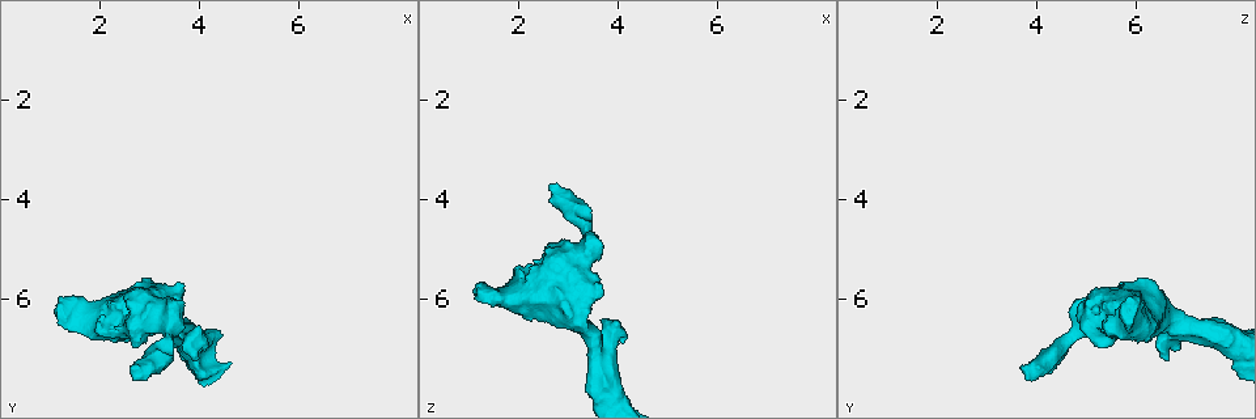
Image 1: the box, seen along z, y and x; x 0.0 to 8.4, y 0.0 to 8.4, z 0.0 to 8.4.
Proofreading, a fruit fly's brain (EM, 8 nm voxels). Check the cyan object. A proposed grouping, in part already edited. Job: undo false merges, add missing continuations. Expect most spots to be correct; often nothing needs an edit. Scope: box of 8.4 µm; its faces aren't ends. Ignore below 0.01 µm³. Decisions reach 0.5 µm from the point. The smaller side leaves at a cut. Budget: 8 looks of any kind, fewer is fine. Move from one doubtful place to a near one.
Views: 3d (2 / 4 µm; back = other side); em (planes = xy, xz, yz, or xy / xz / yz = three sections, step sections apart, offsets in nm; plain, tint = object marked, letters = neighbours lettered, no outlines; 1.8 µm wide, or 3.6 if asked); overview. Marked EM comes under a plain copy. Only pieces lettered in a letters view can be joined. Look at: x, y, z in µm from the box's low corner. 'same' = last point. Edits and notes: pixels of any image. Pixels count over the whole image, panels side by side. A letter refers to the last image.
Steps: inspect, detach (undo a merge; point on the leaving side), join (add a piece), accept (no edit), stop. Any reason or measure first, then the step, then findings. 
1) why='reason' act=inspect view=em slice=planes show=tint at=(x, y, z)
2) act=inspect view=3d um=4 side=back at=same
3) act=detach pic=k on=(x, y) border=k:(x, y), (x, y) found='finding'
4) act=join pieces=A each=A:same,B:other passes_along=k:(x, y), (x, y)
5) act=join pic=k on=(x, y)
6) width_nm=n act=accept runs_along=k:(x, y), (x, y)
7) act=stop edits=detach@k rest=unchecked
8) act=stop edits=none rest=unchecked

why='an open end' act=inspect view=3d um=2 at=(4.05, 7.05, 6.85)

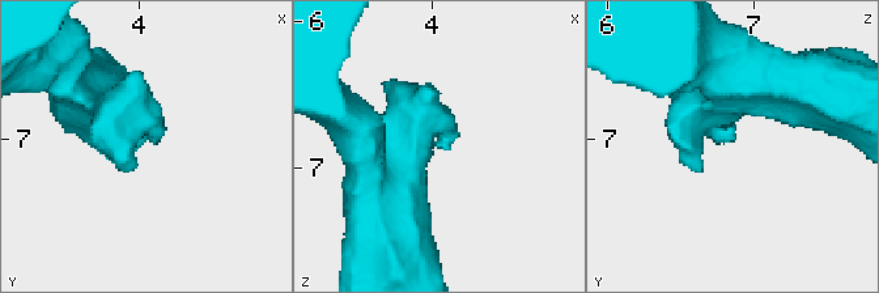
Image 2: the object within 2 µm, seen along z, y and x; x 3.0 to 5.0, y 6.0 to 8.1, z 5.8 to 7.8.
act=inspect view=em slice=xz step=16 show=tint at=(4.08, 7.02, 6.82)

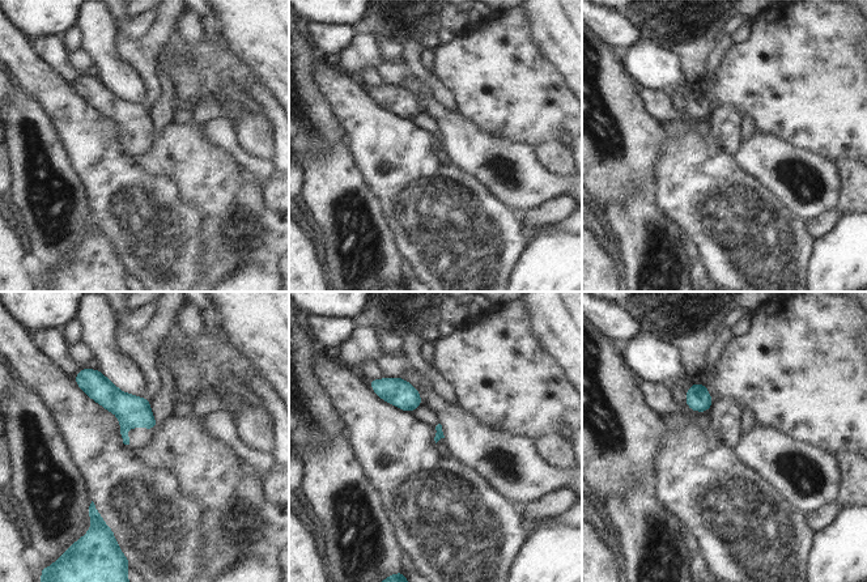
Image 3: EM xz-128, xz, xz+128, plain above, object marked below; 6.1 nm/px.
why='another direction' act=inspect view=em slice=planes show=letters at=same

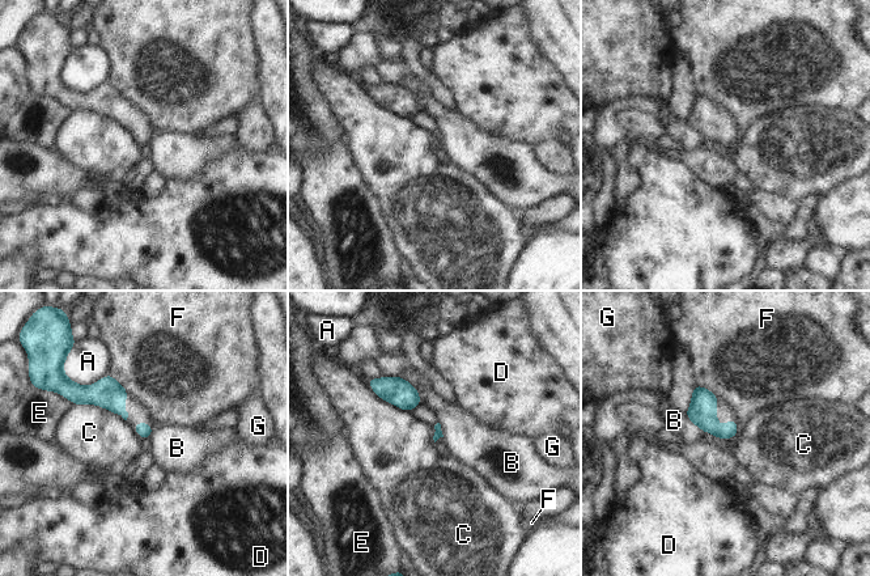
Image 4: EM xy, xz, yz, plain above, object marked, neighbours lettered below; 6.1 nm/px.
act=accept each=A:other,B:other,C:other,D:other,E:other,F:other,G:other found='none of them fits'

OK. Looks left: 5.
act=inspect view=3d um=2 at=(1.20, 6.55, 5.85)

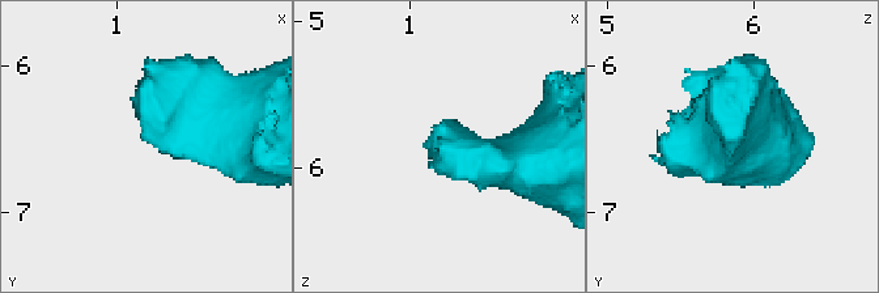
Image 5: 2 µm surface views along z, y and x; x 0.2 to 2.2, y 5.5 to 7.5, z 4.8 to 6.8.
act=inspect view=em slice=planes show=letters at=(1.16, 6.52, 5.88)

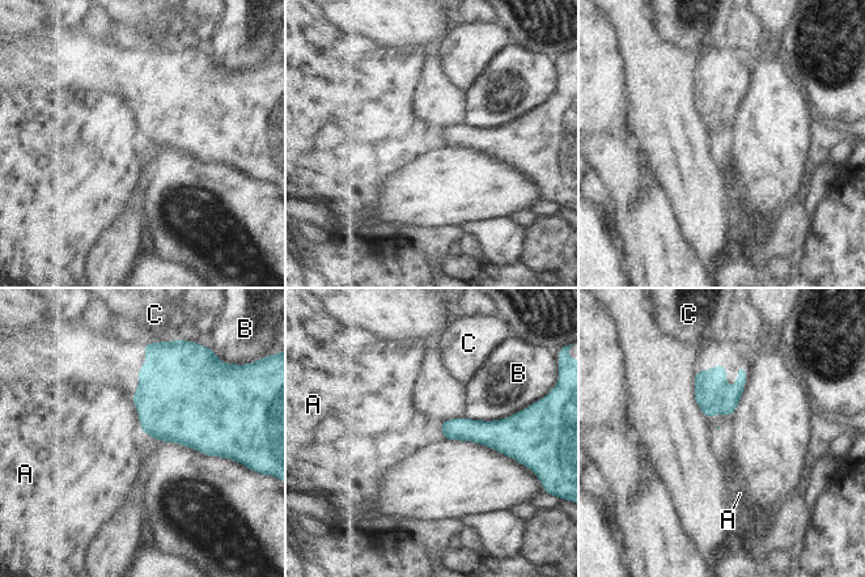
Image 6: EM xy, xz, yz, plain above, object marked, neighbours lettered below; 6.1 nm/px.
act=accept each=A:other,B:other,C:other found='no lettered piece goes on from it'

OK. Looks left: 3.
why='thick end' act=inspect view=em slice=yz step=4 show=tint at=(3.50, 6.05, 4.75)

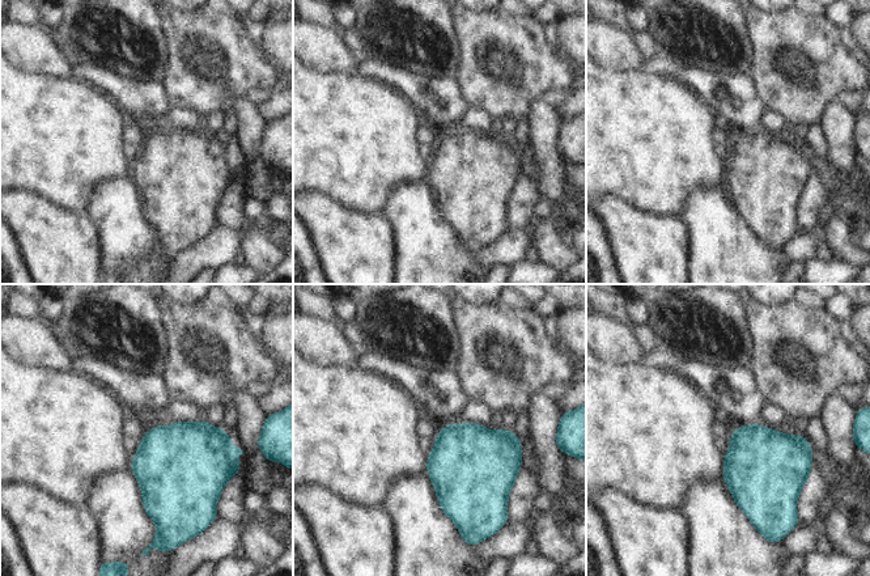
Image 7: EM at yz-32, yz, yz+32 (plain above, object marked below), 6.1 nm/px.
why='cut it another way' act=inspect view=em slice=planes show=letters at=same

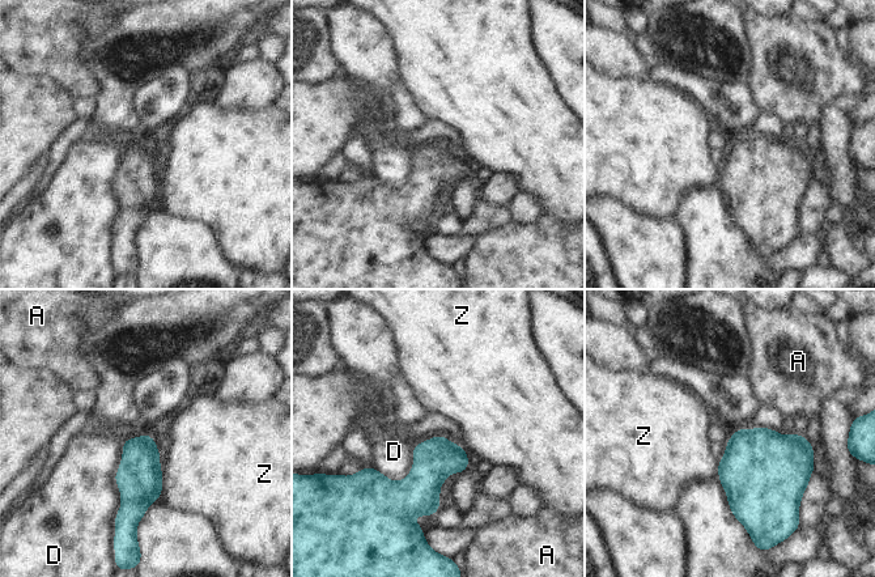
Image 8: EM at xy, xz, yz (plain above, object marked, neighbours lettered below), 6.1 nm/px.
act=accept each=A:other,D:other,Z:other found='none of them fits'

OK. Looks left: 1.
act=stop edits=none rest=unchecked

